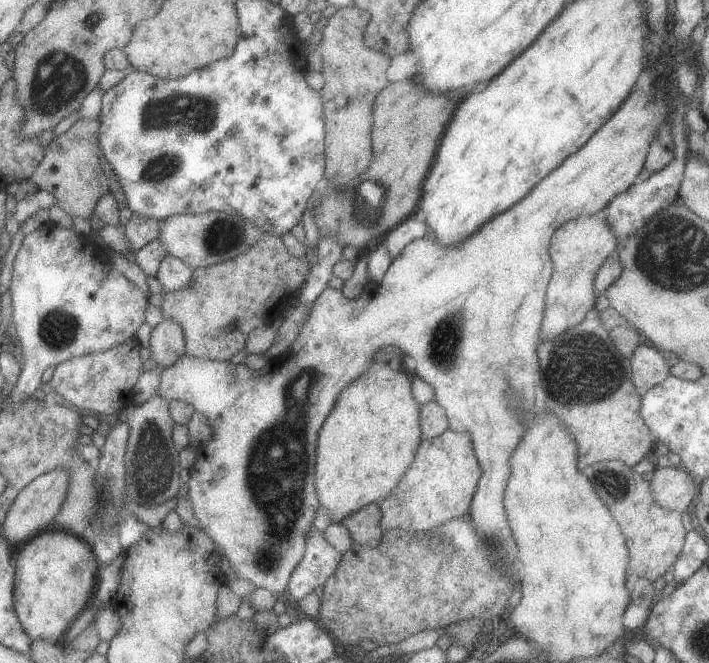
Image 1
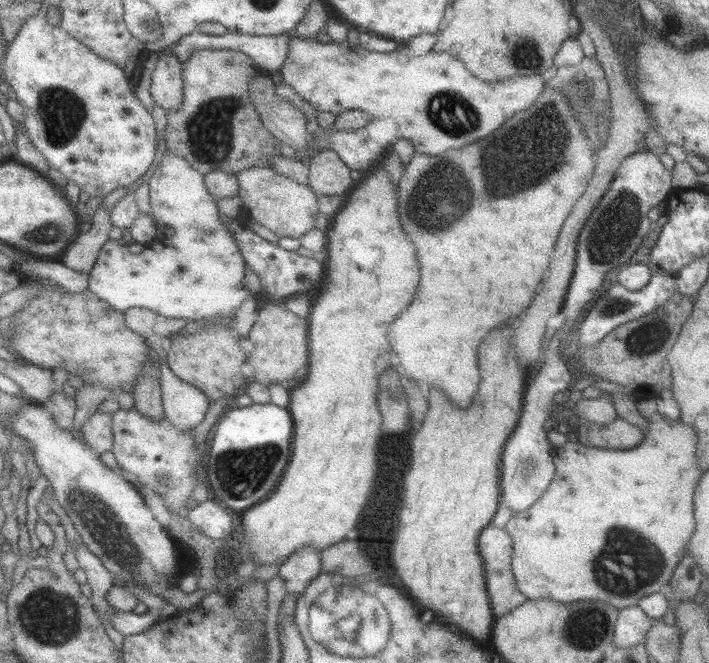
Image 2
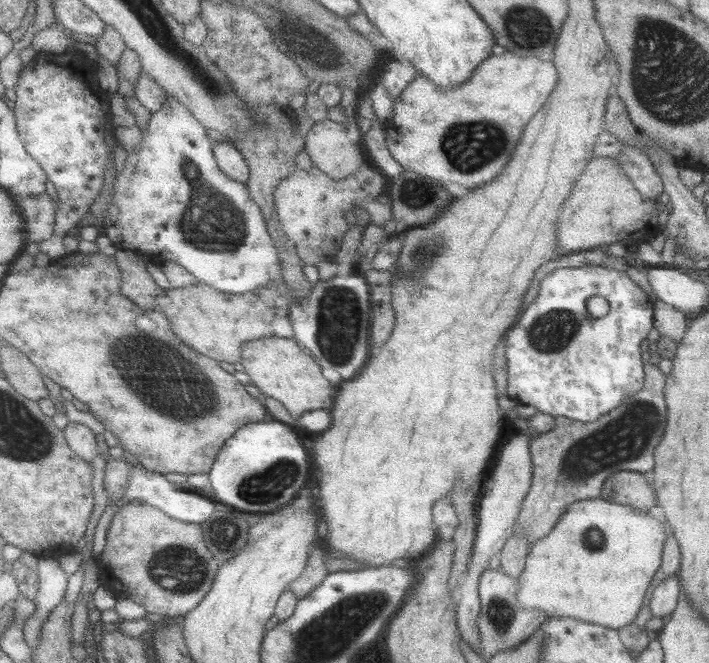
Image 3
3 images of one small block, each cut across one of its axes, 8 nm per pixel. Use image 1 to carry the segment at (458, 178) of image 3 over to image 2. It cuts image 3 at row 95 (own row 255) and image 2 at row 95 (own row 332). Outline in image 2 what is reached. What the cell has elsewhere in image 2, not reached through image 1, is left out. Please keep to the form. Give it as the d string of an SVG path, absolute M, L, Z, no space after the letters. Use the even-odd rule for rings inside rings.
M294 33L291 36L287 62L280 72L283 82L291 86L304 100L317 111L340 115L349 109L370 112L374 117L391 117L397 121L398 136L406 138L413 144L415 151L423 154L445 153L447 148L461 148L477 138L483 138L497 130L507 118L515 112L529 108L543 90L541 76L519 76L509 82L481 82L473 78L463 64L449 54L425 53L419 58L407 58L407 52L375 52L365 48L361 43L348 41L322 44L317 39L305 39Z

